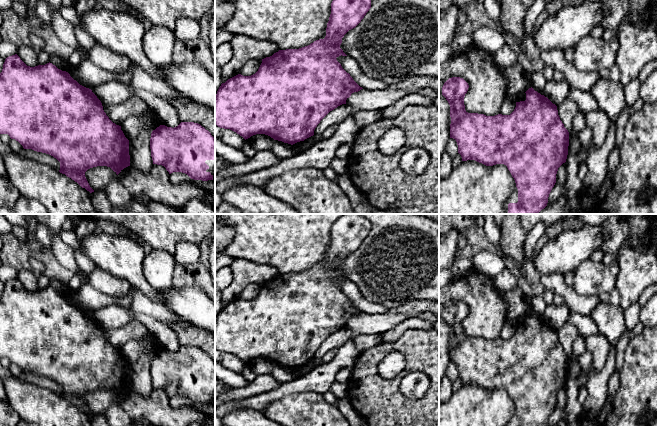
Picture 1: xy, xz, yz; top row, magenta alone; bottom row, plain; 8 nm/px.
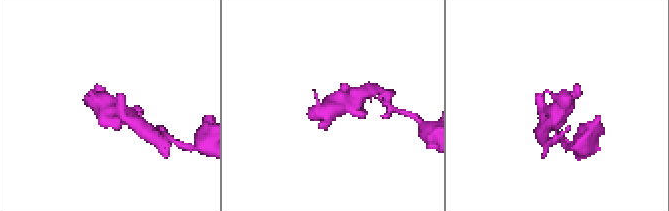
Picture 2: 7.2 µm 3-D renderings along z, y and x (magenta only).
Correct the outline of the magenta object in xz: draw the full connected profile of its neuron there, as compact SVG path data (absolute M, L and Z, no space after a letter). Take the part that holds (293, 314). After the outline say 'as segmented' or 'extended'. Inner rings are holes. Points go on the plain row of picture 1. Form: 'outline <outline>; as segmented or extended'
outline M343 214L331 227L331 238L324 263L314 265L299 273L279 274L262 283L258 295L251 300L238 298L222 307L215 320L215 349L230 353L245 364L256 358L265 358L274 364L295 368L314 359L320 345L342 328L360 311L337 285L339 280L347 280L340 272L342 262L355 252L371 232L371 223L361 214Z; as segmented

